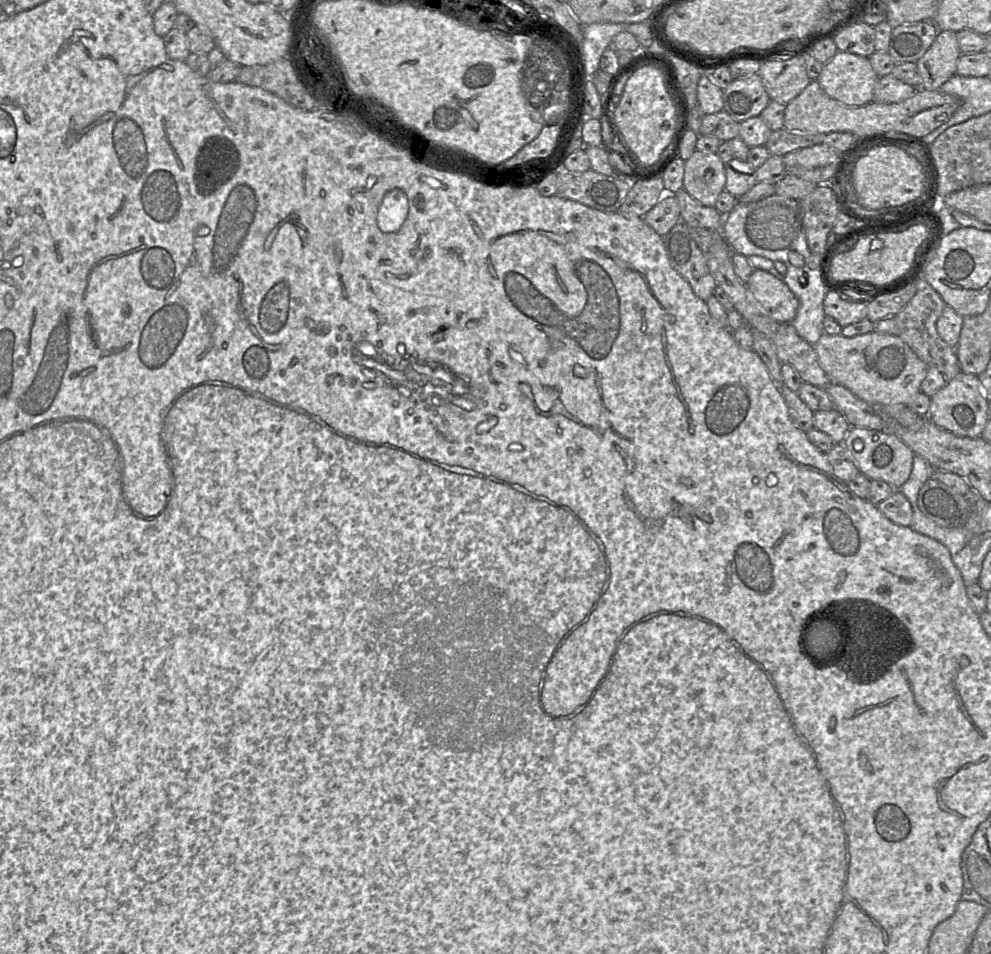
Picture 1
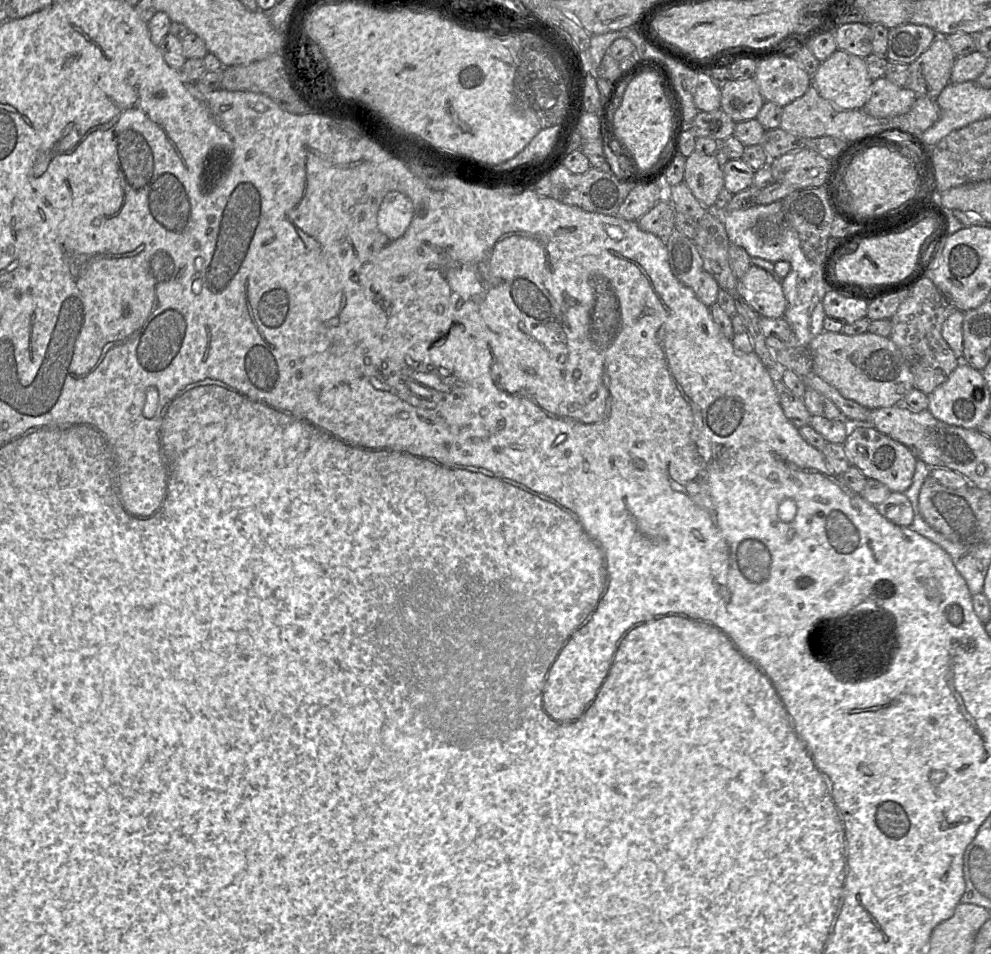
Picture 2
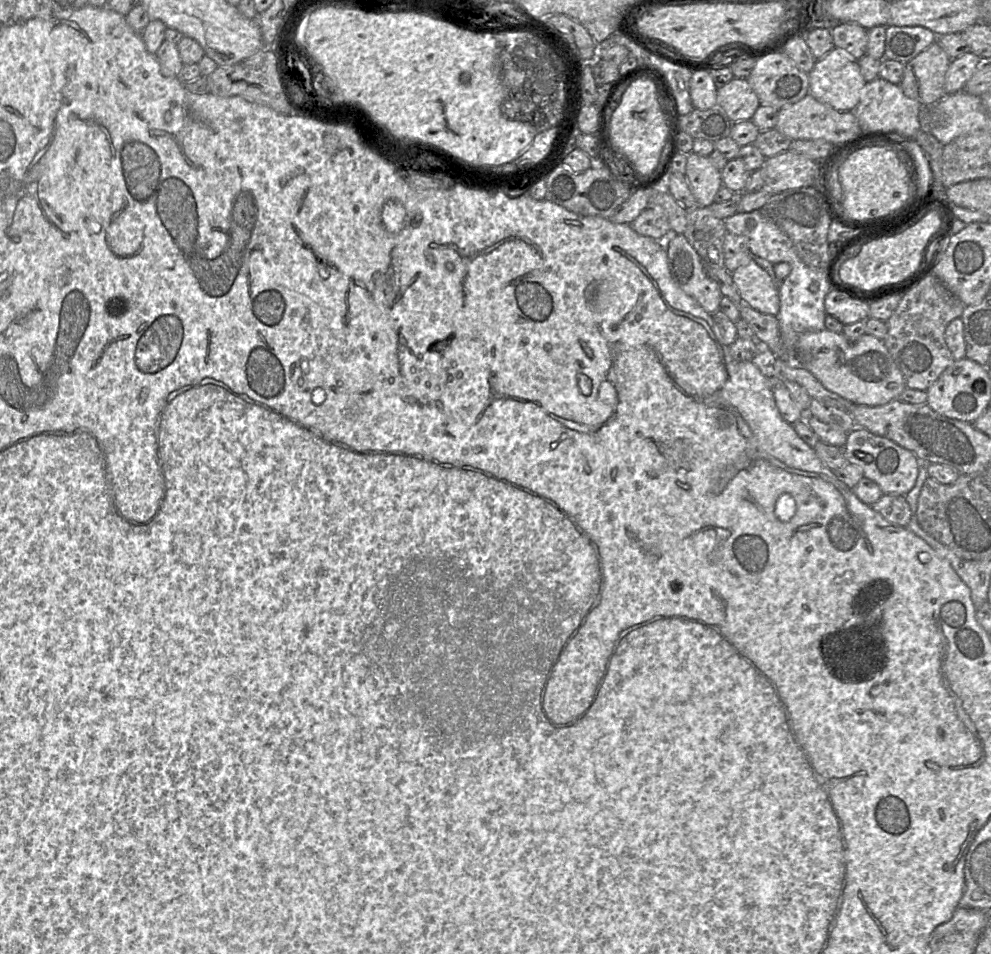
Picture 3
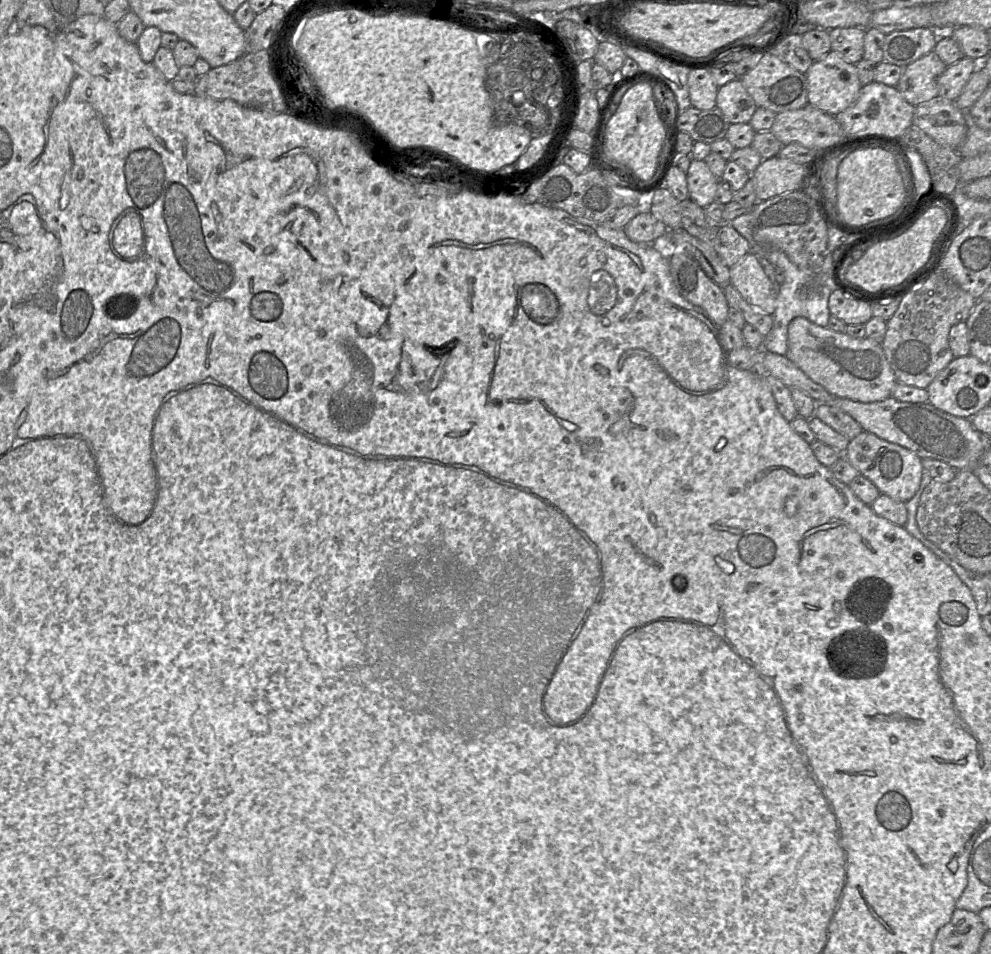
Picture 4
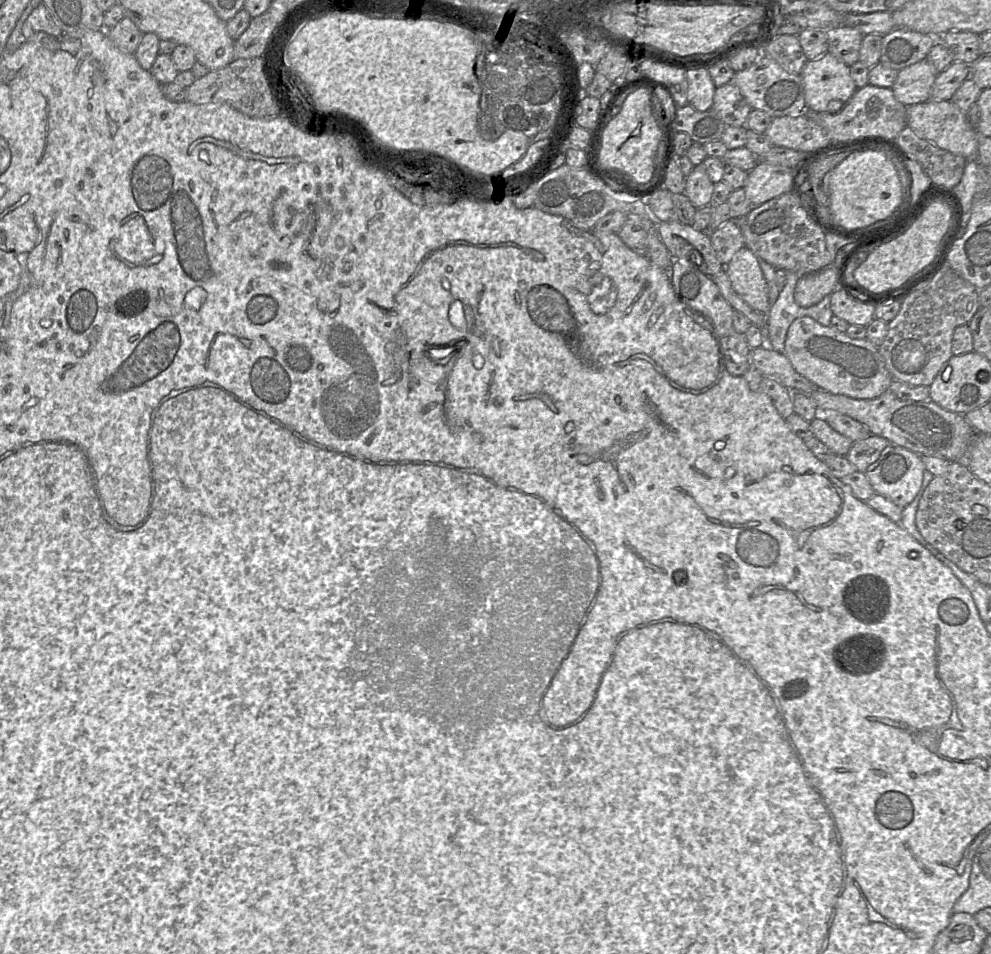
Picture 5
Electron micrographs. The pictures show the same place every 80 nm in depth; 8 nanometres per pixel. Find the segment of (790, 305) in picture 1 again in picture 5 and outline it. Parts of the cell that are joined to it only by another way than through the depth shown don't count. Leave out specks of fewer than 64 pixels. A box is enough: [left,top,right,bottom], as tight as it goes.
[725,247,770,315]

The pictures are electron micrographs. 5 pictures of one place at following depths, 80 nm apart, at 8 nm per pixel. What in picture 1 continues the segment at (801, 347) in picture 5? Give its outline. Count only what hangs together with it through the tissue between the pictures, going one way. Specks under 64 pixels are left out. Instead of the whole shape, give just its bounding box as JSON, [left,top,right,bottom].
[813,332,927,406]

